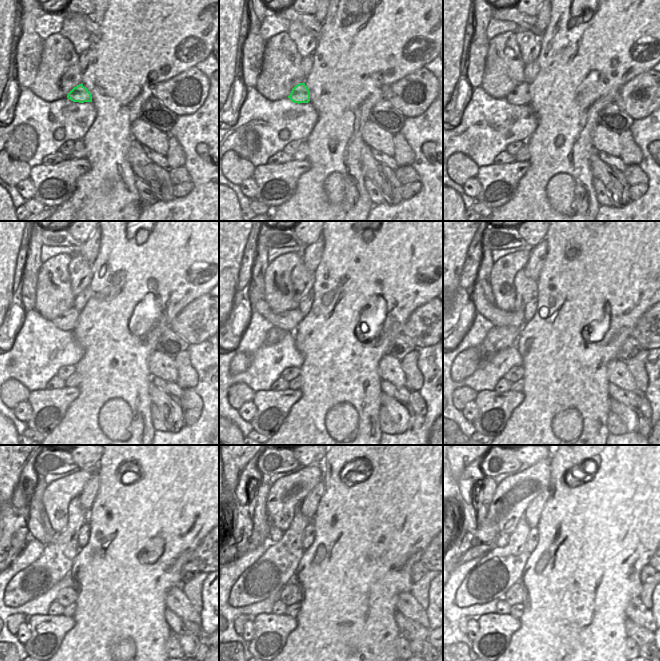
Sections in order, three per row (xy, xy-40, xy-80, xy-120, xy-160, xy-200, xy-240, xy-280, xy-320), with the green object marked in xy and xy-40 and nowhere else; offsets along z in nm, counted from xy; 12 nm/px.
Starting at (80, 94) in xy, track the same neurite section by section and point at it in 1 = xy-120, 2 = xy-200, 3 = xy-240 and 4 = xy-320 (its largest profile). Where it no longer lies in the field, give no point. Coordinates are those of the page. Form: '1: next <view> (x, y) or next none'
1: next xy-120 (67, 321)
2: next xy-200 (484, 301)
3: next xy-240 (38, 524)
4: next xy-320 (485, 490)

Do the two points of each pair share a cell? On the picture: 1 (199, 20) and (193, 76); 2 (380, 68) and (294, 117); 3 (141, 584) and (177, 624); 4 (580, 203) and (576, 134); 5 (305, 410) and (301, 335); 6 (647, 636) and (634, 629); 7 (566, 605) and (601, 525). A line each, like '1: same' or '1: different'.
1: different
2: different
3: different
4: same
5: same
6: same
7: same

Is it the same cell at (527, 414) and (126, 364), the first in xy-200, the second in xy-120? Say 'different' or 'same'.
same

